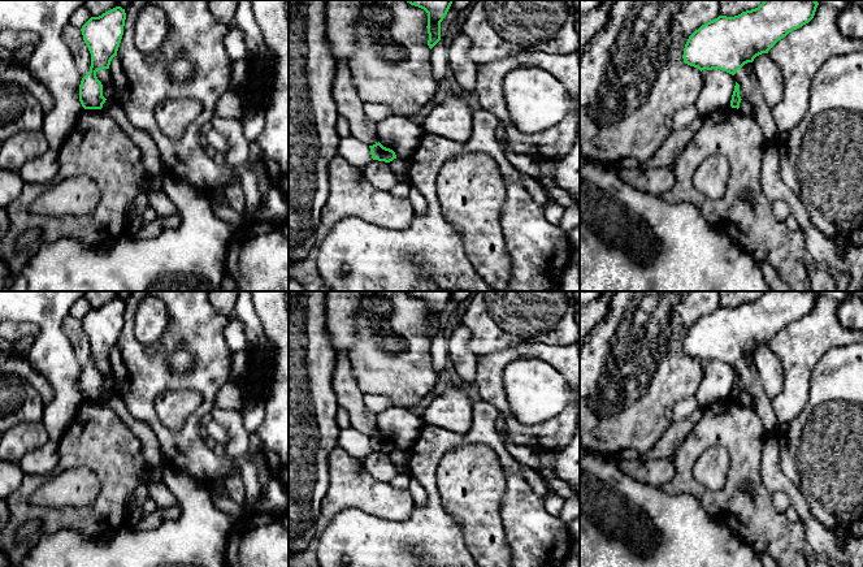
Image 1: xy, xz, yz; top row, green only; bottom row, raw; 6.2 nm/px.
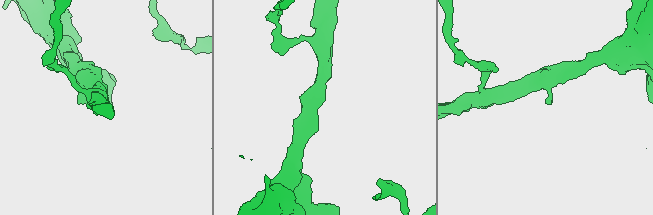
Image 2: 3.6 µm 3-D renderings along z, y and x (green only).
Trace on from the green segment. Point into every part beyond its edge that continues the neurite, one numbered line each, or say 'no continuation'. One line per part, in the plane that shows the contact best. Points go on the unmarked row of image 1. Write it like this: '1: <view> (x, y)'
no continuation

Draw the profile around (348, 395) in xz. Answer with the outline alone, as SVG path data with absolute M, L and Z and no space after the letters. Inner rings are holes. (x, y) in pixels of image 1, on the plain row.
M343 354L337 356L331 384L338 406L351 416L351 427L369 437L378 434L377 415L364 406L364 394L354 377L348 356Z

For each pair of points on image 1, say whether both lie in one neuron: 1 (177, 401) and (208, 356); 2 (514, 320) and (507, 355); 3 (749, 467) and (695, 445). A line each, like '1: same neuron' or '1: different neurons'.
1: different neurons
2: different neurons
3: same neuron

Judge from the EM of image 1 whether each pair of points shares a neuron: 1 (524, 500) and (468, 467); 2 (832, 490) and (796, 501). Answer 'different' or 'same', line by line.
1: different
2: different

